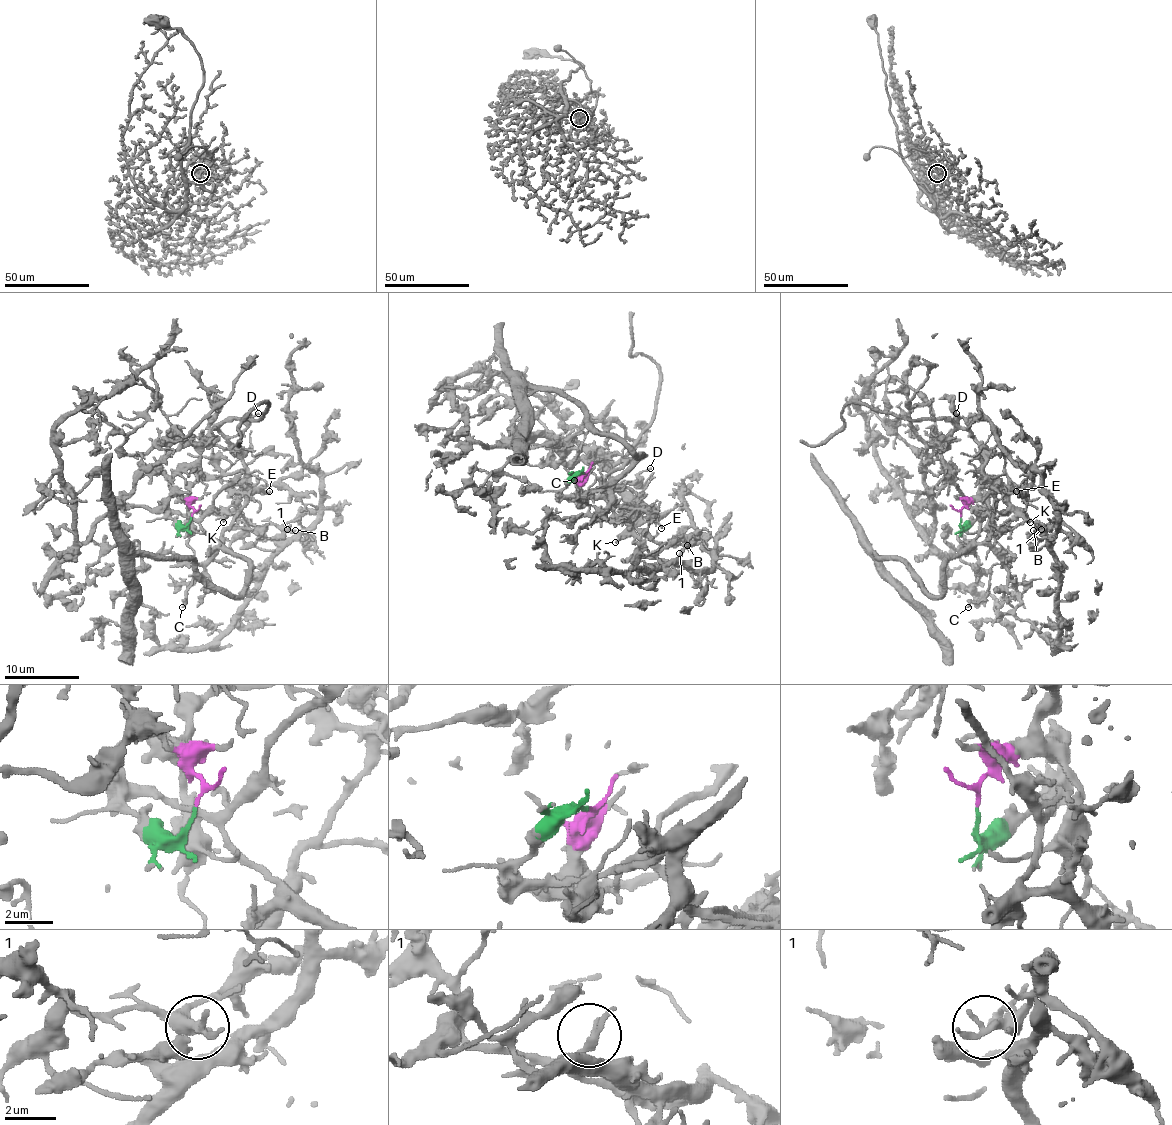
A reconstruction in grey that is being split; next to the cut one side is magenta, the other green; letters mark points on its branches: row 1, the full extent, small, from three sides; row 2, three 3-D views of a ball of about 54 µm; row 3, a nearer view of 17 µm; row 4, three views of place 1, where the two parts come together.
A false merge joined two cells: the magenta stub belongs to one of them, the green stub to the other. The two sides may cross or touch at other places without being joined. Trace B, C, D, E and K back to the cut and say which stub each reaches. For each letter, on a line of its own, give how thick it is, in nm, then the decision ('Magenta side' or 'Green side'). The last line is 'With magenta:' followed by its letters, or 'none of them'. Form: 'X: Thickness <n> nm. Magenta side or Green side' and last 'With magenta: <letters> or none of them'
B: Thickness 190 nm. Magenta side
C: Thickness 220 nm. Green side
D: Thickness 110 nm. Magenta side
E: Thickness 130 nm. Magenta side
K: Thickness 140 nm. Magenta side
With magenta: B, D, E, K

